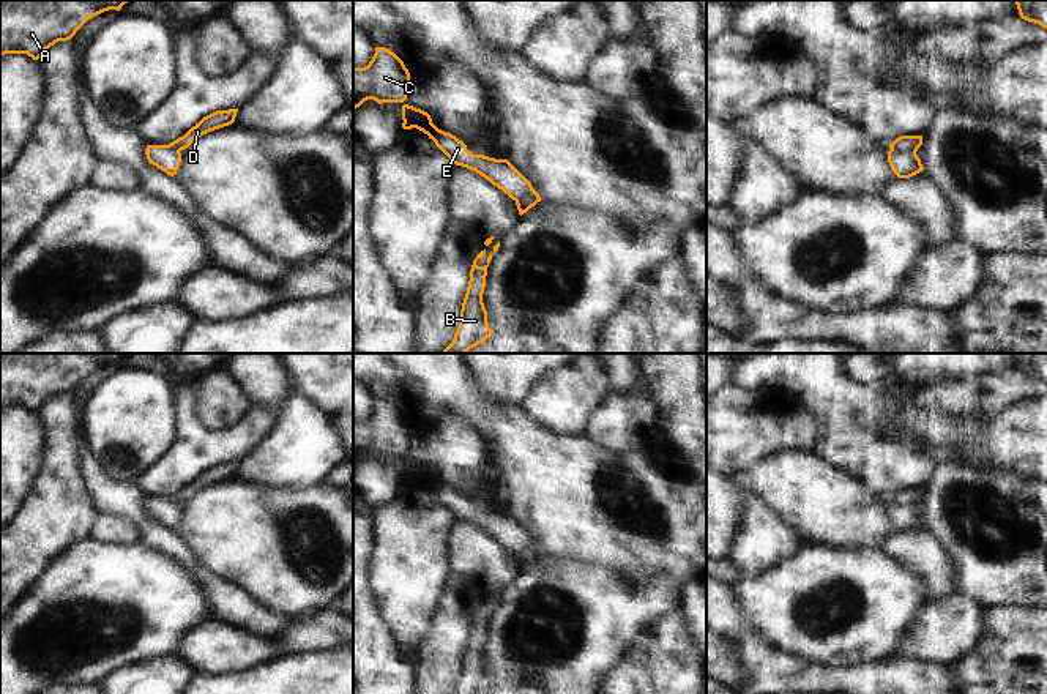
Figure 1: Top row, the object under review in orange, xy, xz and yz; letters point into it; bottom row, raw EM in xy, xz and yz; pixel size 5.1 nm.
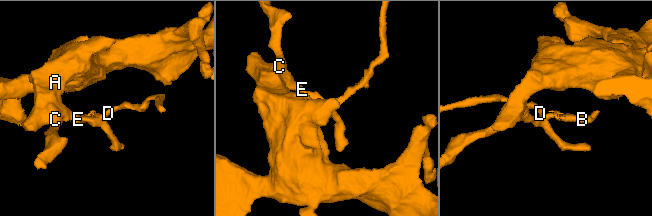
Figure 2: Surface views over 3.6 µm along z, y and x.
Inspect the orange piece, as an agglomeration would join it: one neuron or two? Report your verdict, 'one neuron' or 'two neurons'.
two neurons

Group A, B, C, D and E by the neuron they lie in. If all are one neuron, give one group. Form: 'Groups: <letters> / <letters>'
Groups: A C E / B D

